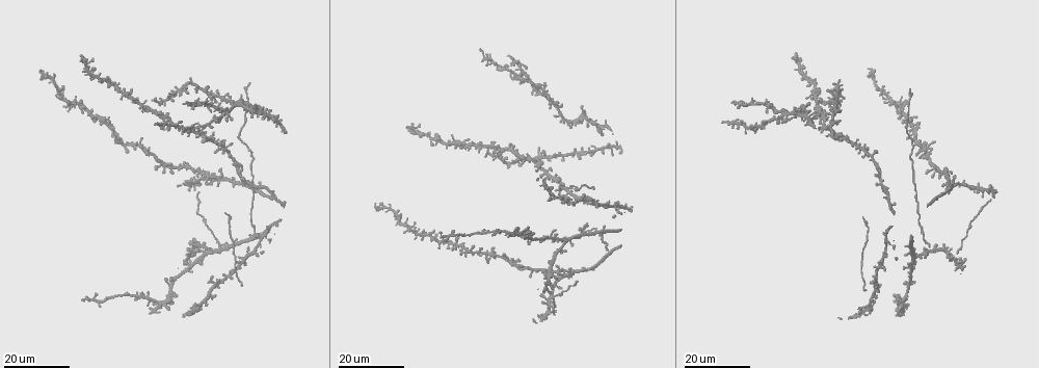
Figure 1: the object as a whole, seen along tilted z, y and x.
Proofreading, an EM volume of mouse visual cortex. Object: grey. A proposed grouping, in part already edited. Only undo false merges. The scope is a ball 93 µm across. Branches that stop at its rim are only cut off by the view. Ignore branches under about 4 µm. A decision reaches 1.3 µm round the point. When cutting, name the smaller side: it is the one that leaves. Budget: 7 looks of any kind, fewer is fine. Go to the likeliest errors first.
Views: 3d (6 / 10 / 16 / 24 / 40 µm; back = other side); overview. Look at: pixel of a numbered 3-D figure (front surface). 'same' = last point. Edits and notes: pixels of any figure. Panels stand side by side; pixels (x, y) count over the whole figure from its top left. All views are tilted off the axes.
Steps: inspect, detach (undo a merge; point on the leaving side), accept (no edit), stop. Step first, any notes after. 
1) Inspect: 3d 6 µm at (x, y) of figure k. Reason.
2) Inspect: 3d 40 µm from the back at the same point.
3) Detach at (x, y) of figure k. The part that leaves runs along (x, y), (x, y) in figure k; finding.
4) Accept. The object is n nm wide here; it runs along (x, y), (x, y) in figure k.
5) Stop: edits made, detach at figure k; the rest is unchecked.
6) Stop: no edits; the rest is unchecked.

Inspect: 3d 16 µm at (195, 251) of figure 1. Branch point.

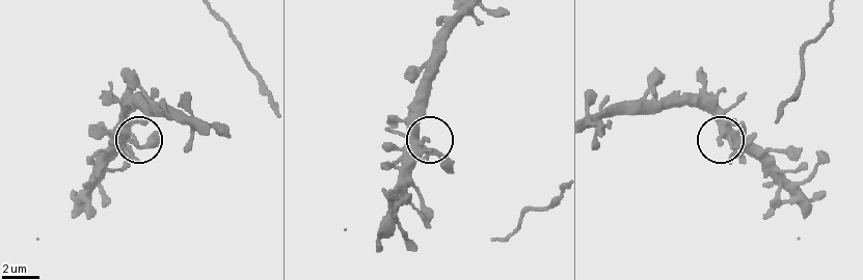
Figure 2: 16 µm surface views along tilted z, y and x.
Inspect: 3d 10 µm at (133, 146) of figure 2.

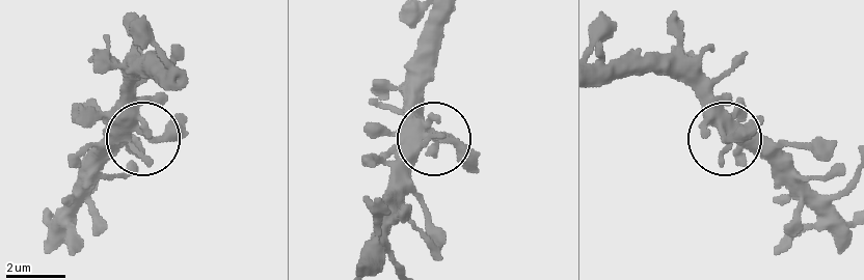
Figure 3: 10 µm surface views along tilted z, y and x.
Accept. The object is 280 nm wide here; continuous, no second neuron.

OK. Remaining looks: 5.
Inspect: 3d 16 µm at (217, 176) of figure 1. A fork.

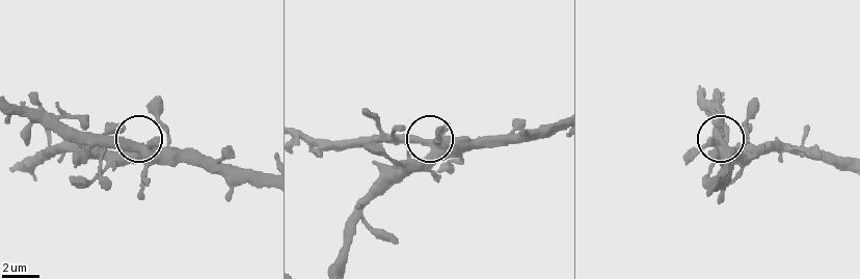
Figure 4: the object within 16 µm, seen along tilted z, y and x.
Inspect: 3d 10 µm at (140, 144) of figure 4.

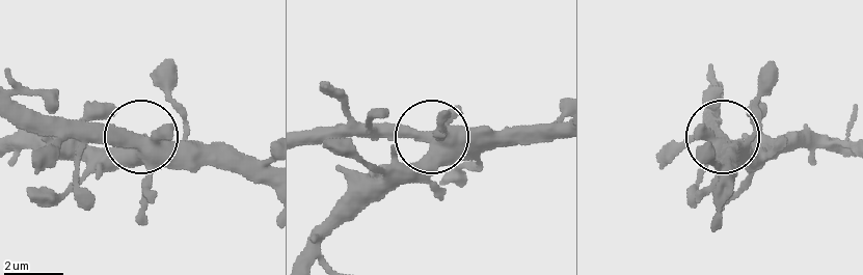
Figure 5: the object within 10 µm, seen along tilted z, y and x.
Accept. The object is 410 nm wide here; all the same neuron.

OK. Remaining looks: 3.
Inspect: 3d 24 µm at (563, 238) of figure 1. Four or more arms meet.

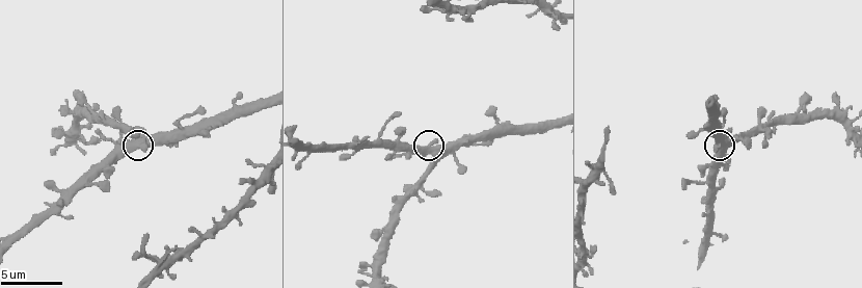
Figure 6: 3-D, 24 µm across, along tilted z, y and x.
Inspect: 3d 10 µm at (430, 153) of figure 6.

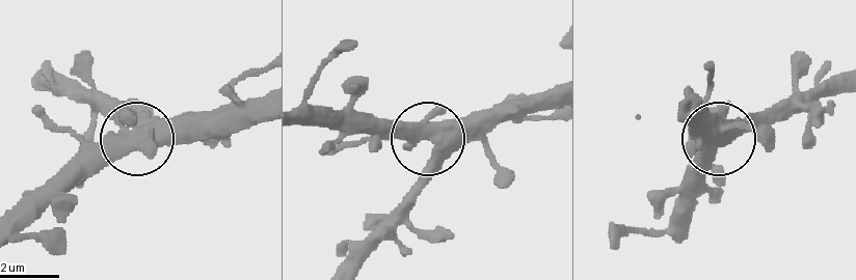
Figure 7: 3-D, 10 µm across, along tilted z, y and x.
Accept. Continuous, no second neuron.

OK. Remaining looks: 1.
Stop: no edits; the rest is unchecked.

